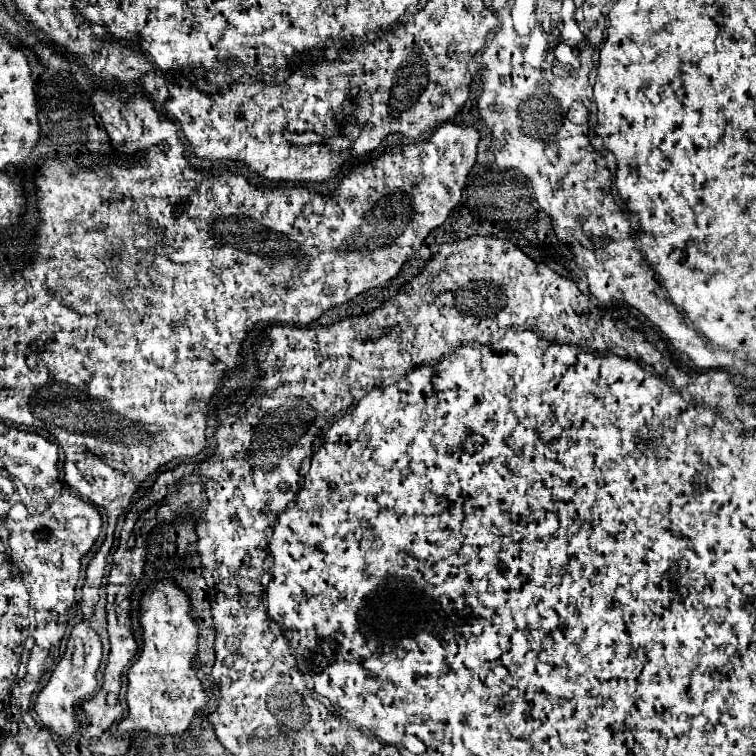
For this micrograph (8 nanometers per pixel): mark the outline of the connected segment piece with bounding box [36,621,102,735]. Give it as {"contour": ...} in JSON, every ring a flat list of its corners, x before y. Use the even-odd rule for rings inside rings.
{"contour":[[88,621,78,623,72,629,62,661,58,663,48,685,38,693,38,699,36,699,36,713,40,721,56,735,72,735,80,727,80,721,76,717,76,707,86,697,94,695,96,671,98,671,100,659,102,659,102,643,100,643,98,633,88,625]]}

